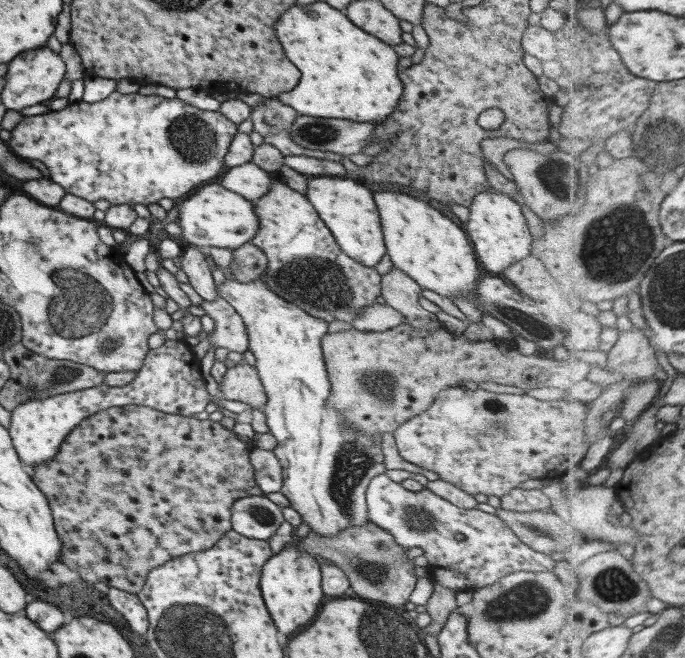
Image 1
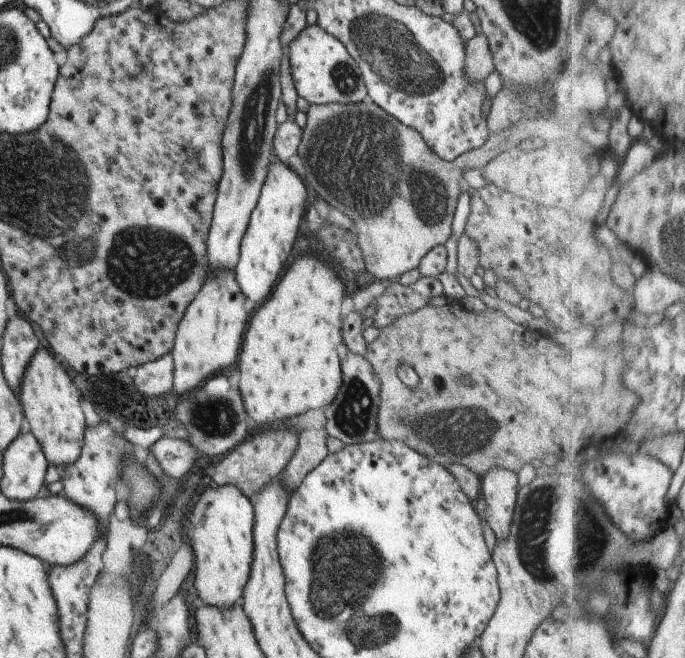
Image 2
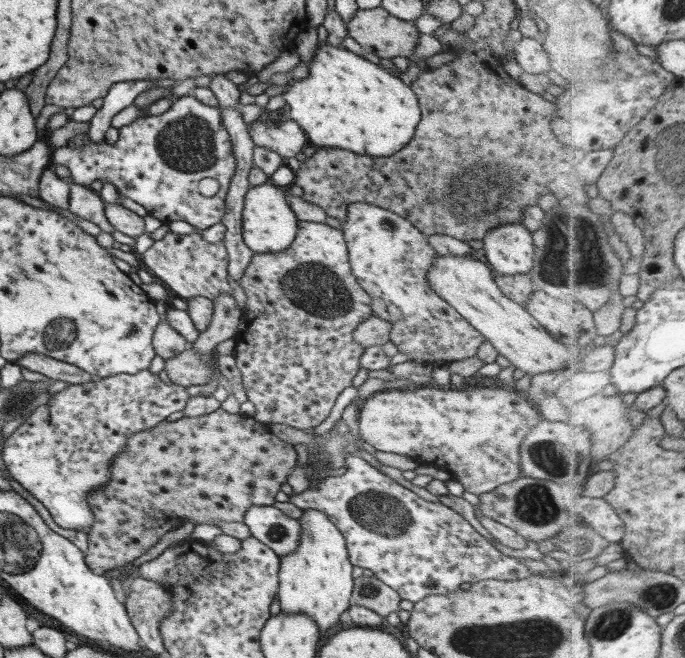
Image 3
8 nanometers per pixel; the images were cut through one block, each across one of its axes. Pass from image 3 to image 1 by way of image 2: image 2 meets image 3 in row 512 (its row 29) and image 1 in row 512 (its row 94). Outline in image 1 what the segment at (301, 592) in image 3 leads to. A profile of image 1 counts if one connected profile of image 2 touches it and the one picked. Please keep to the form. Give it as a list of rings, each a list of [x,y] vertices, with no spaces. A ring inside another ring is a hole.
[[[262,277],[244,283],[235,280],[226,280],[219,285],[217,294],[221,299],[227,301],[234,308],[234,311],[242,318],[246,336],[248,337],[246,350],[249,350],[255,358],[254,367],[266,394],[266,403],[261,411],[265,416],[265,424],[268,432],[273,436],[273,439],[276,442],[275,449],[272,451],[273,455],[281,465],[281,489],[279,489],[278,492],[283,493],[285,498],[289,498],[289,507],[299,513],[302,522],[307,523],[310,530],[316,535],[322,537],[334,537],[334,534],[337,534],[340,530],[346,529],[349,525],[365,525],[367,522],[367,512],[364,494],[371,478],[375,478],[375,476],[379,476],[379,474],[386,474],[386,468],[383,466],[381,446],[374,444],[372,437],[359,435],[355,429],[347,429],[347,427],[343,427],[343,423],[341,423],[343,417],[341,417],[334,408],[326,406],[326,398],[329,396],[330,386],[322,357],[320,338],[323,336],[323,333],[327,333],[327,322],[322,318],[308,315],[298,306],[291,304],[291,302],[286,302],[283,298],[279,298],[278,294],[272,293],[272,290],[265,284]]]

